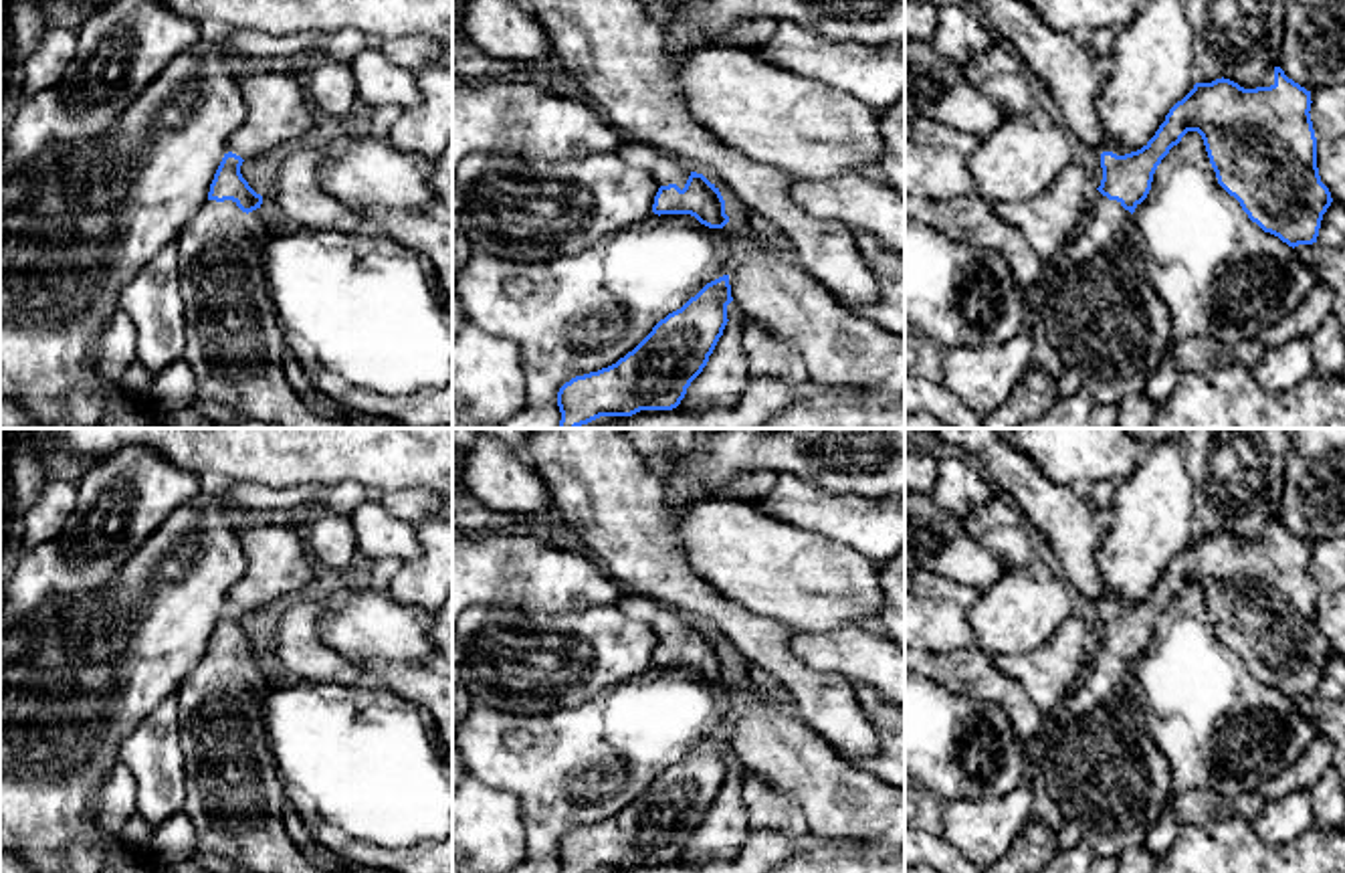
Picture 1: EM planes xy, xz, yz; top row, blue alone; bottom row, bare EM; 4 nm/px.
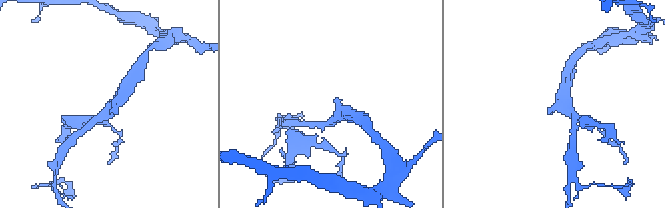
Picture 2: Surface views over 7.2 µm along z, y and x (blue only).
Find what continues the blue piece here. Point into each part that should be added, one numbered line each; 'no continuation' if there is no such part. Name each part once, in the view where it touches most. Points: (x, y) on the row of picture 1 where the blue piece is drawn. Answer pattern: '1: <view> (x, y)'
1: xy (235, 346)

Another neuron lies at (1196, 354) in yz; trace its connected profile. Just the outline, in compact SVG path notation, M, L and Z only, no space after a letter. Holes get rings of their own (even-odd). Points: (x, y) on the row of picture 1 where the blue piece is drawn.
M1189 337L1171 340L1167 348L1179 372L1206 372L1228 364L1240 364L1252 370L1266 352L1258 337L1244 337L1234 346L1214 337Z

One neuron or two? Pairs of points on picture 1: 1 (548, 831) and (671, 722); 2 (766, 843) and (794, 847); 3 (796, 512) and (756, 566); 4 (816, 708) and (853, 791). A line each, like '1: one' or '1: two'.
1: one
2: one
3: two
4: two

